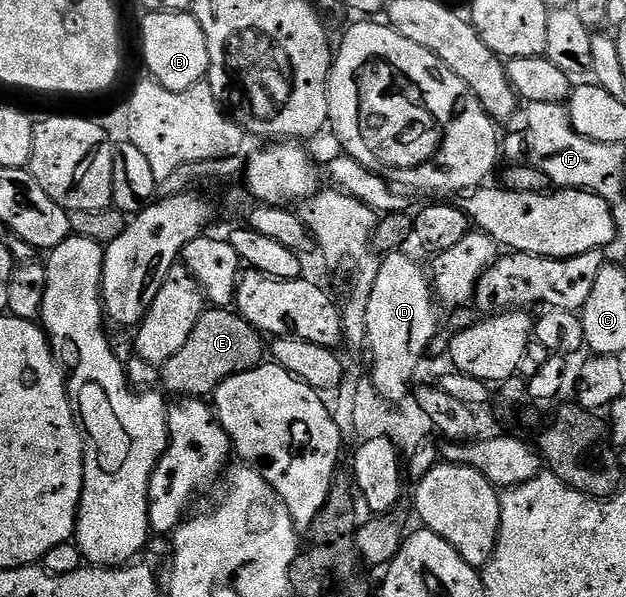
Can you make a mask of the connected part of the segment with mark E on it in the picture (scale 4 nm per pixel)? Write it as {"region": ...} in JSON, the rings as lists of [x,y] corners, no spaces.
{"region":[[[210,307],[199,318],[183,348],[160,367],[162,389],[166,393],[177,394],[179,398],[210,397],[227,378],[245,373],[262,363],[265,356],[263,340],[262,333],[238,316],[236,311]]]}

